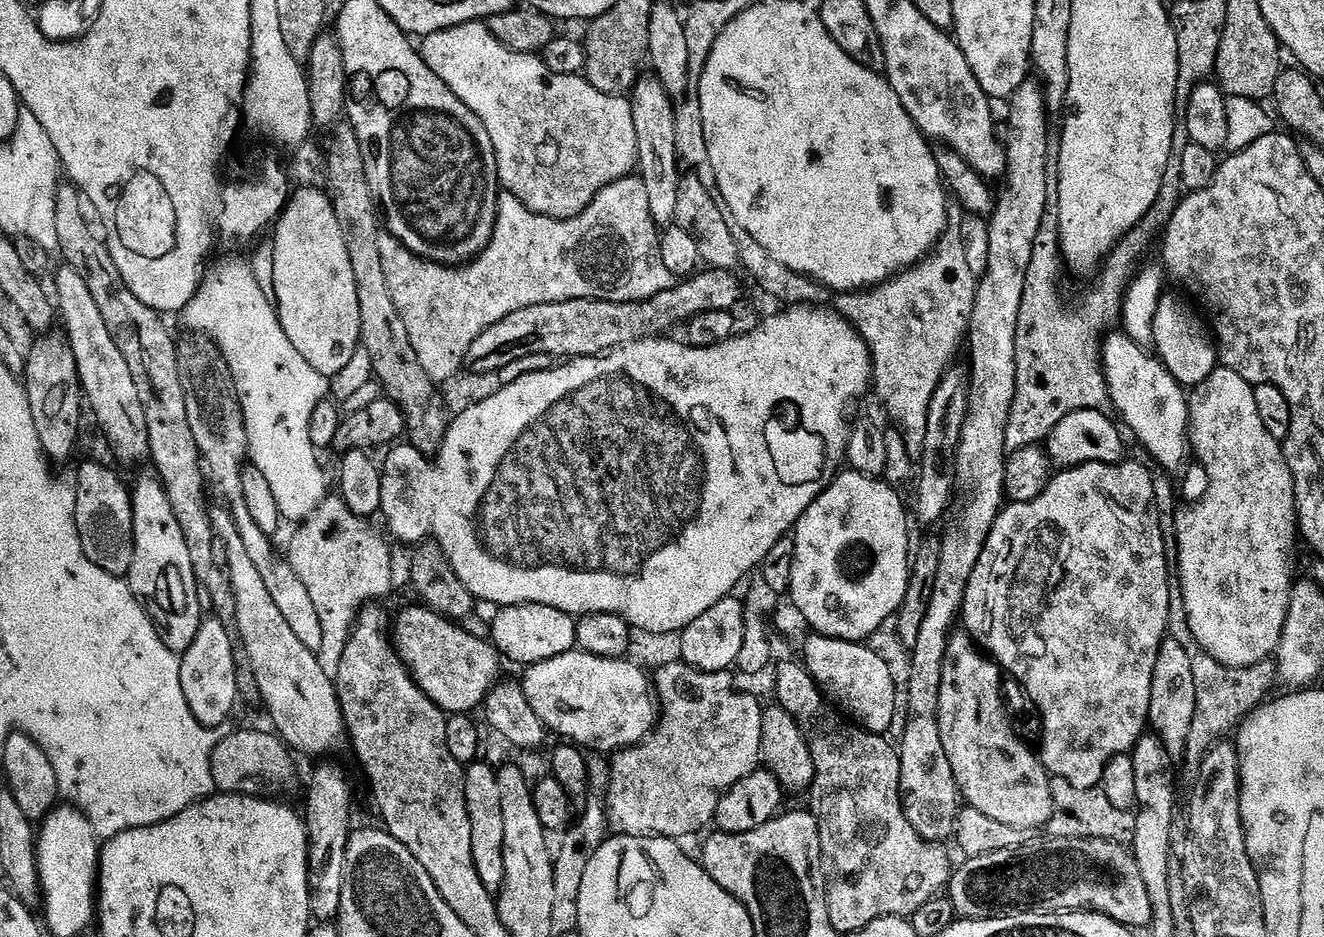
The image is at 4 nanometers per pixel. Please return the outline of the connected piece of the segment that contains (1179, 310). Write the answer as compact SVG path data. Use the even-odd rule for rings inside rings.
M1161 295L1160 305L1152 323L1152 344L1155 355L1164 369L1185 389L1206 382L1218 366L1218 348L1213 337L1204 329L1200 316L1184 300L1176 296ZM1209 336L1209 337L1208 337Z

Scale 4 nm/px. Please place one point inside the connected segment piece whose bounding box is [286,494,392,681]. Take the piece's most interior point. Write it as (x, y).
(343, 564)

